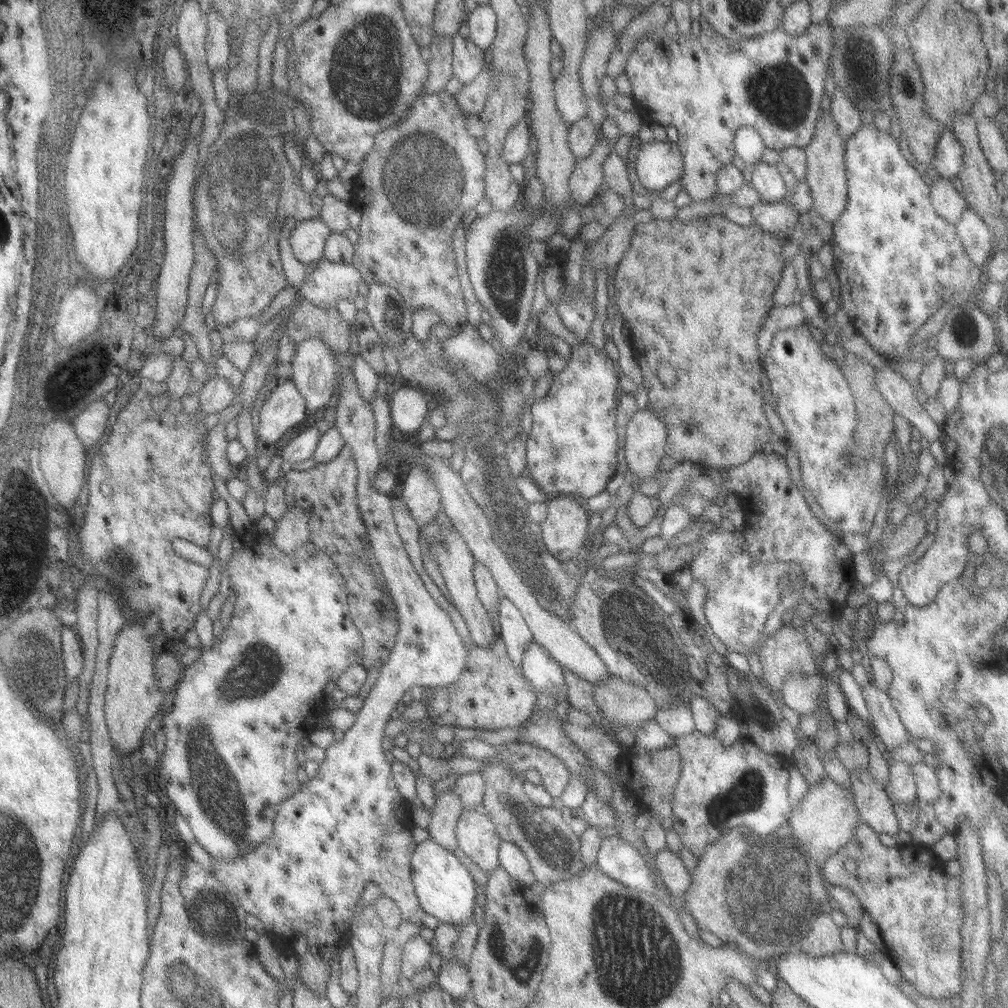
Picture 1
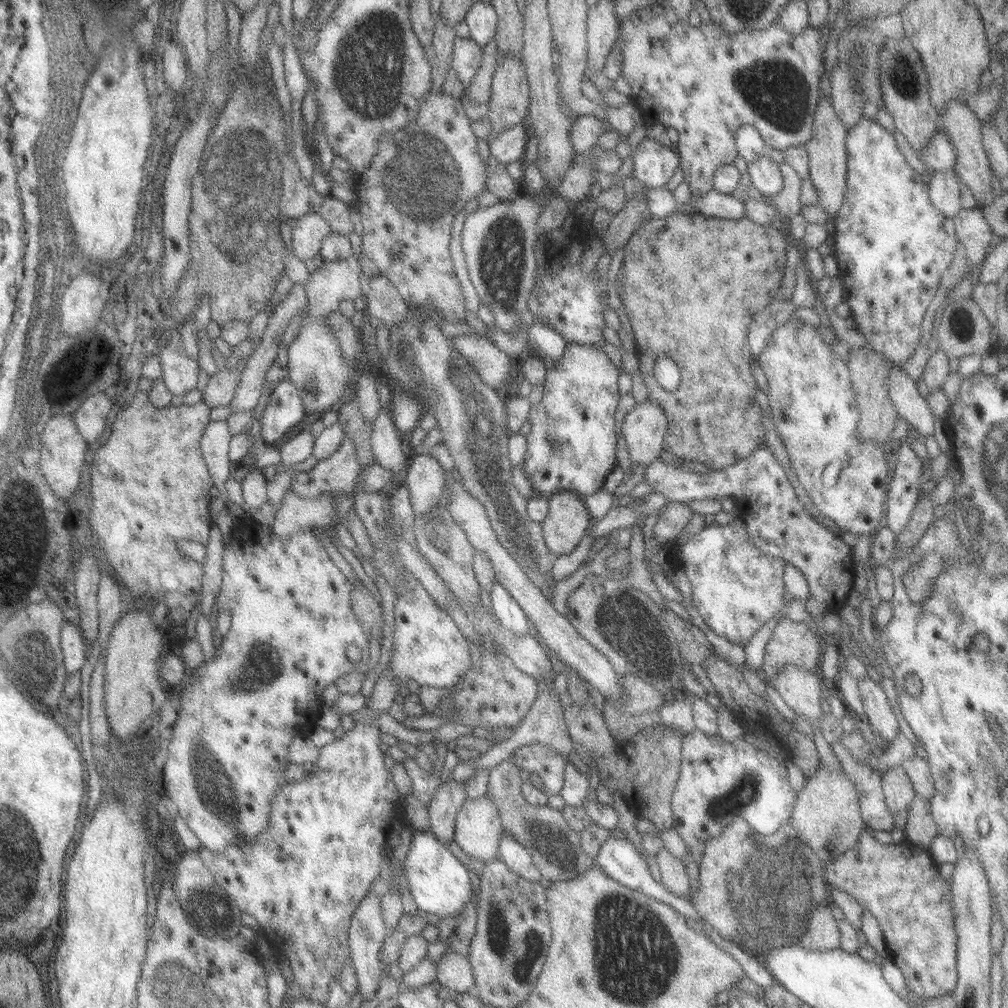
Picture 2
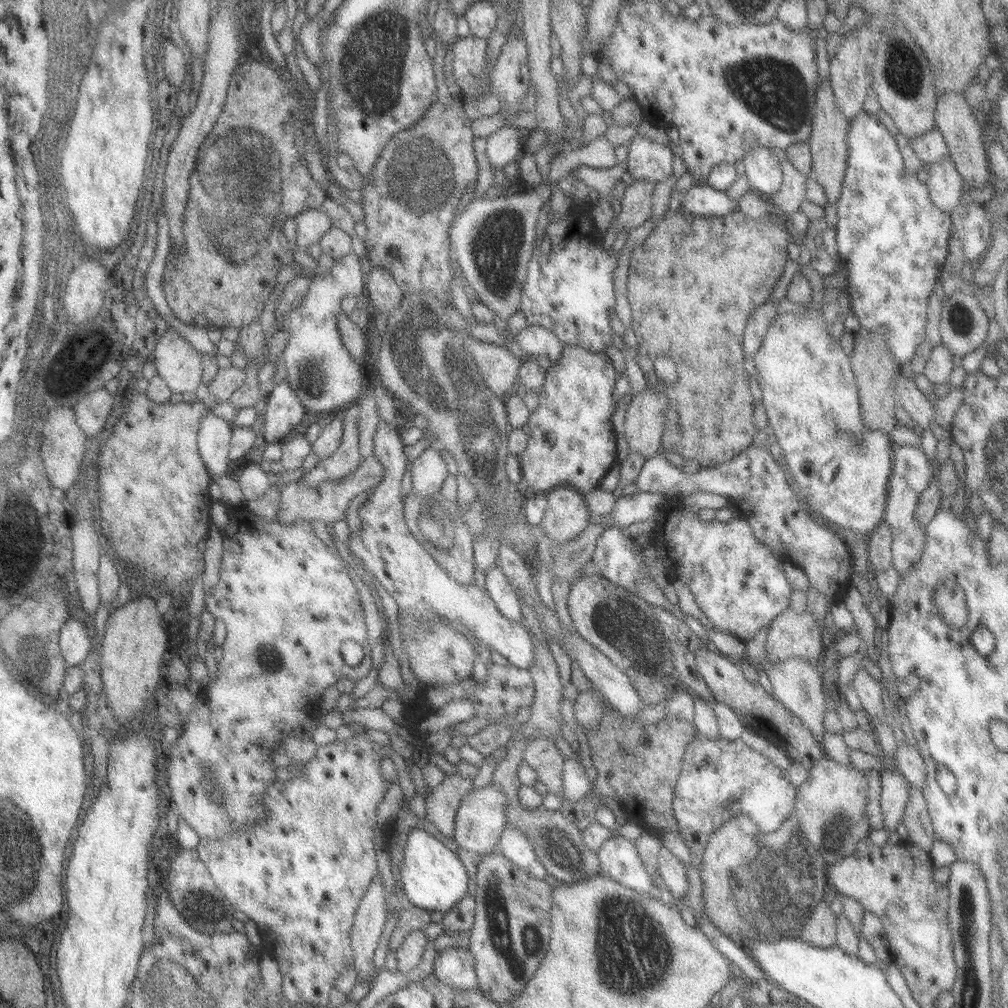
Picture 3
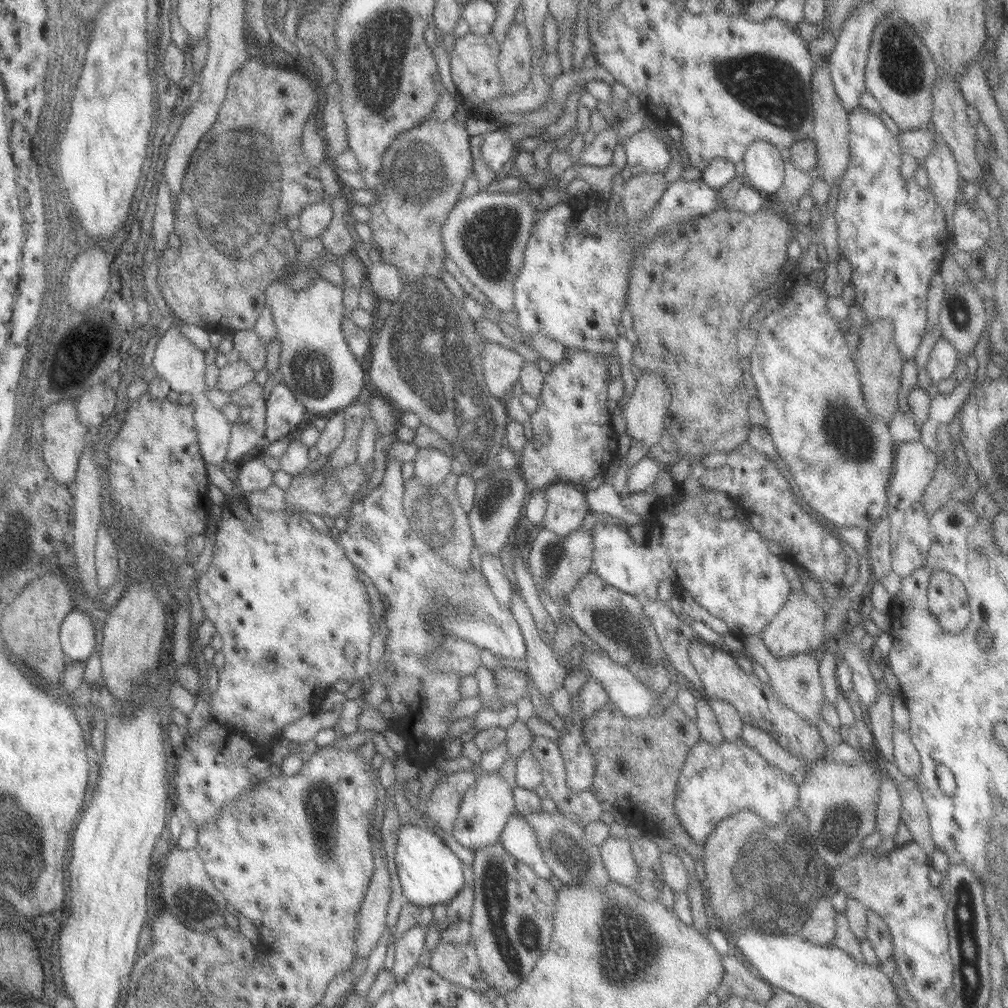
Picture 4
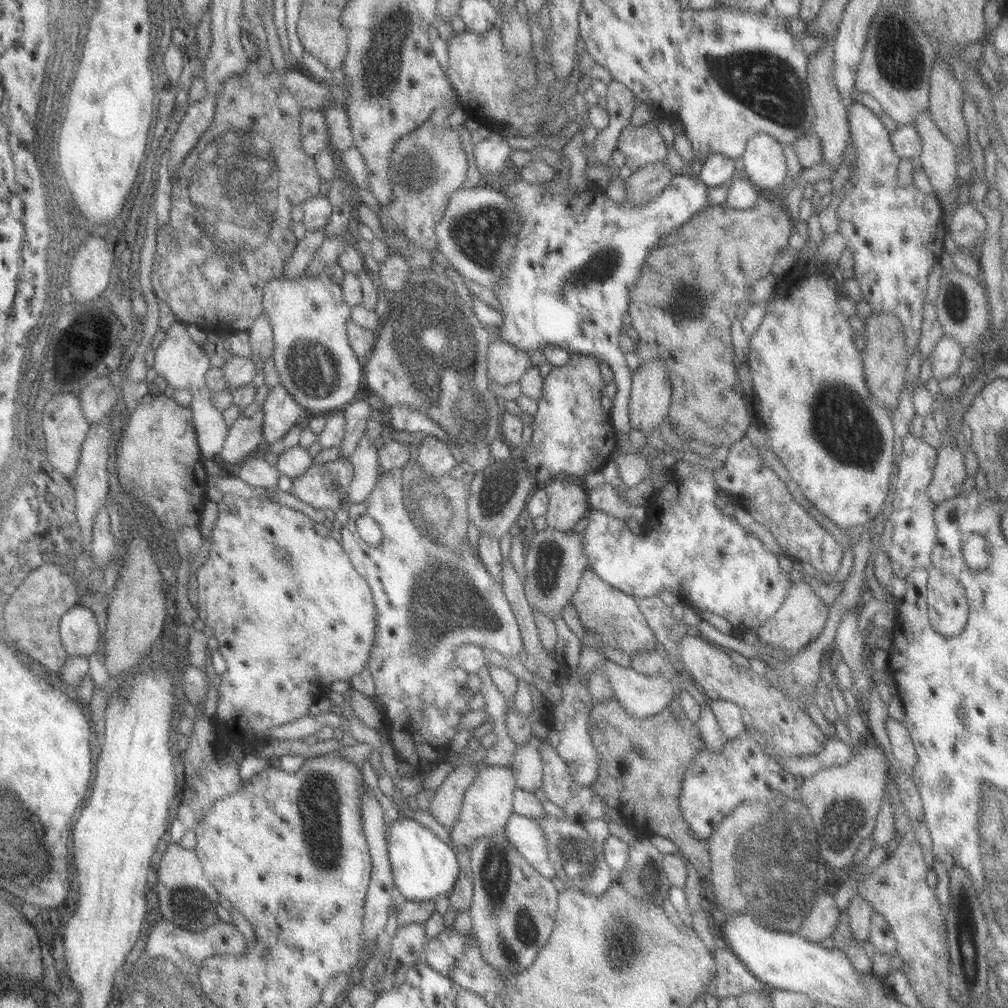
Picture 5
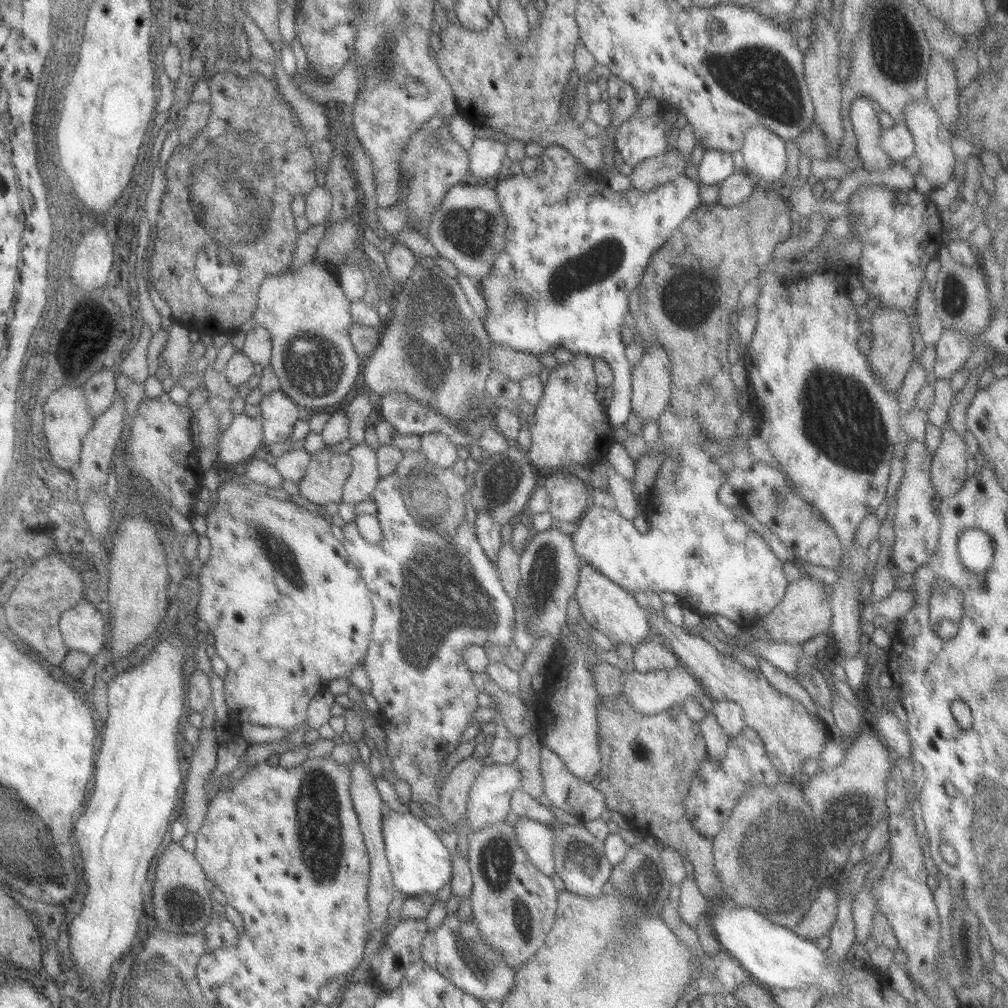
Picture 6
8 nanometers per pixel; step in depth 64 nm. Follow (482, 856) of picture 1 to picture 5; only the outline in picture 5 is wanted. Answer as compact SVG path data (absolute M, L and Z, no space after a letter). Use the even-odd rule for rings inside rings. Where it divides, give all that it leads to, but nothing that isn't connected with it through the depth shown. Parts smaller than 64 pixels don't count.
M480 765L474 781L465 789L461 808L450 828L450 838L454 846L471 846L478 838L493 836L504 828L511 812L511 794L516 789L511 769L506 766Z

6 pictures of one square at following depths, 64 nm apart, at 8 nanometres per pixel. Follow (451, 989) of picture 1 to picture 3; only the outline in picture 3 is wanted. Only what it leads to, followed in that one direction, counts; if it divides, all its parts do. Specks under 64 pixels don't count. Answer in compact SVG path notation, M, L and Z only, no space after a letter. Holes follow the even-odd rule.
M444 948L434 958L433 974L439 982L455 990L477 990L474 961L469 950Z

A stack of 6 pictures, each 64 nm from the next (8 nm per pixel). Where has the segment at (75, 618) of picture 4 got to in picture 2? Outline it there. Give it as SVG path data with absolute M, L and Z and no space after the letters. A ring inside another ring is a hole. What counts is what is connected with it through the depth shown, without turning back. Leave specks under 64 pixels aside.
M64 622L60 630L60 651L66 674L78 672L87 657L87 648L80 630L70 622Z

